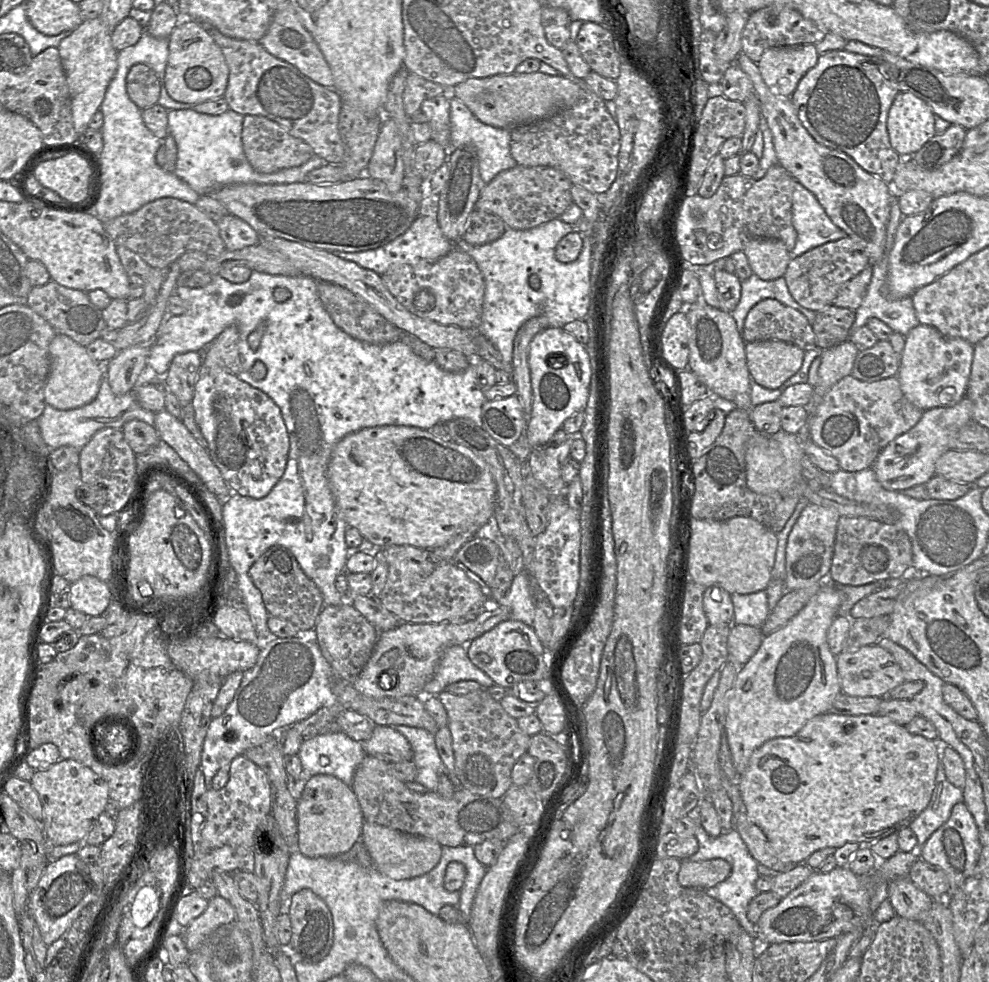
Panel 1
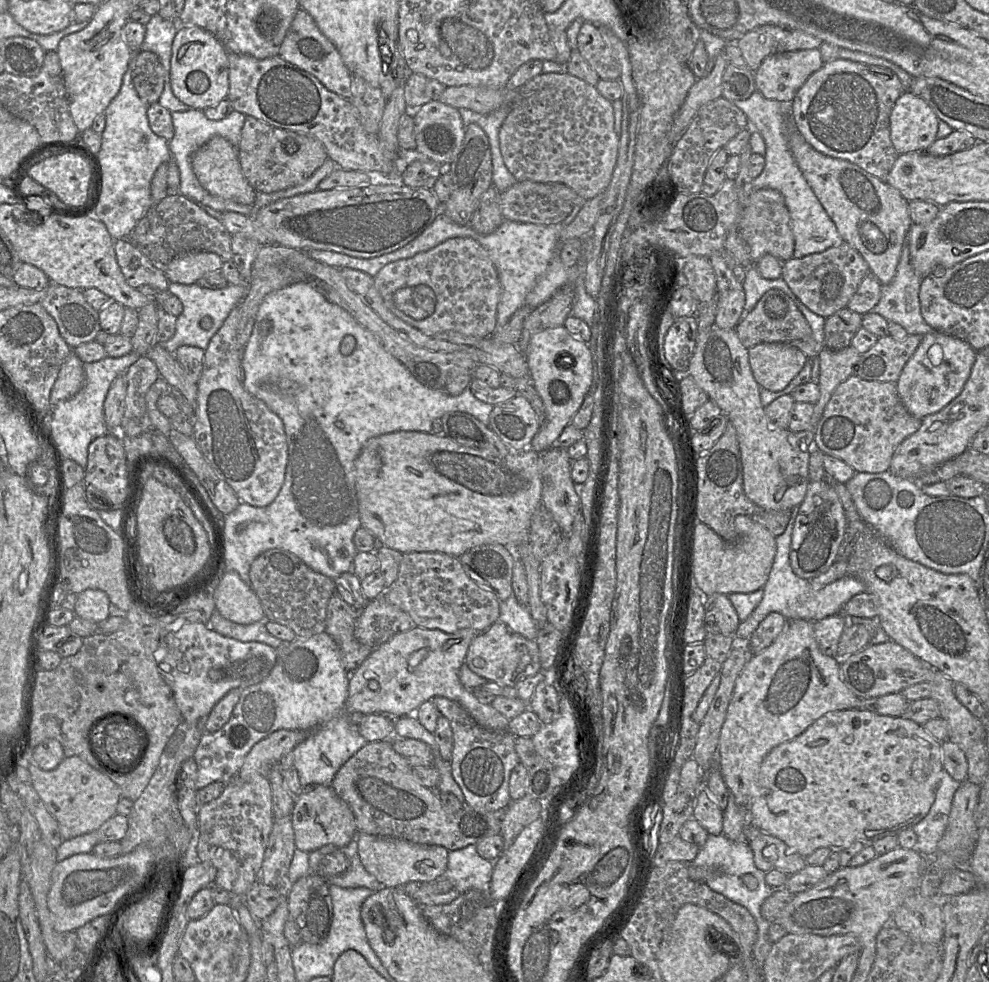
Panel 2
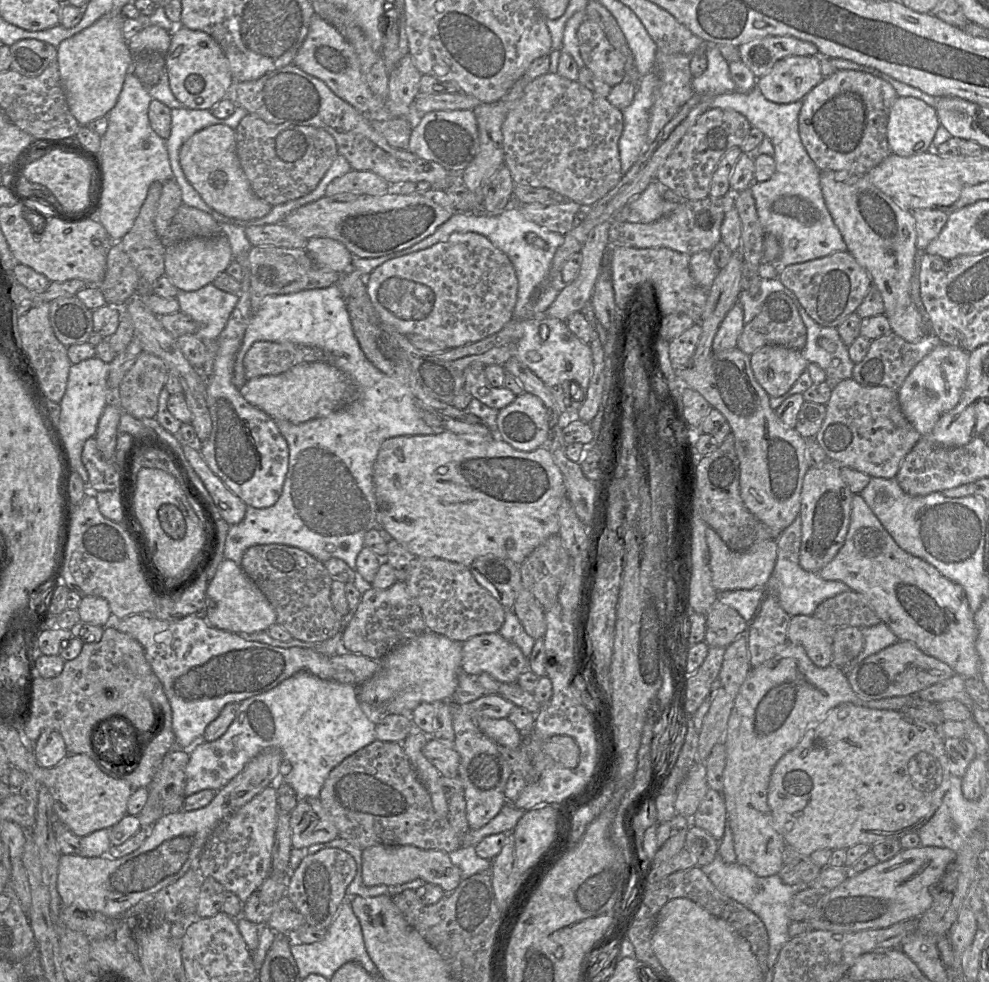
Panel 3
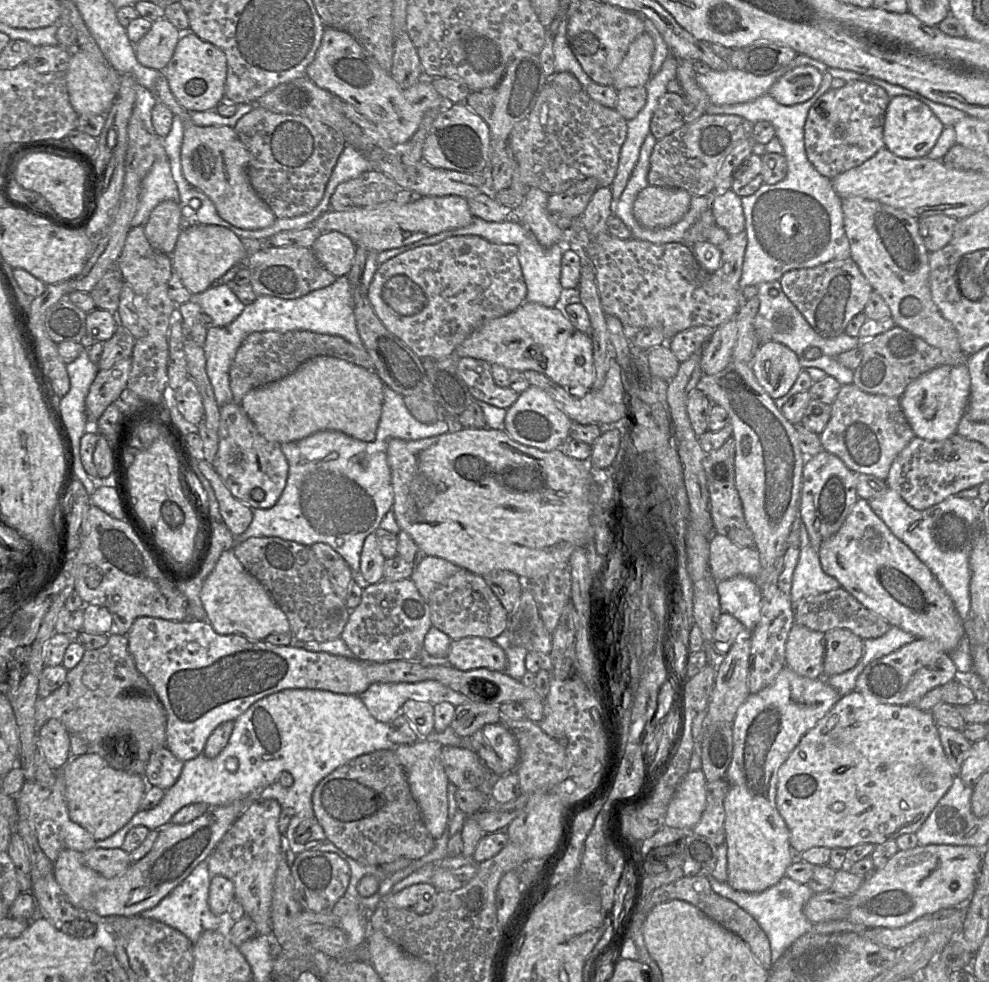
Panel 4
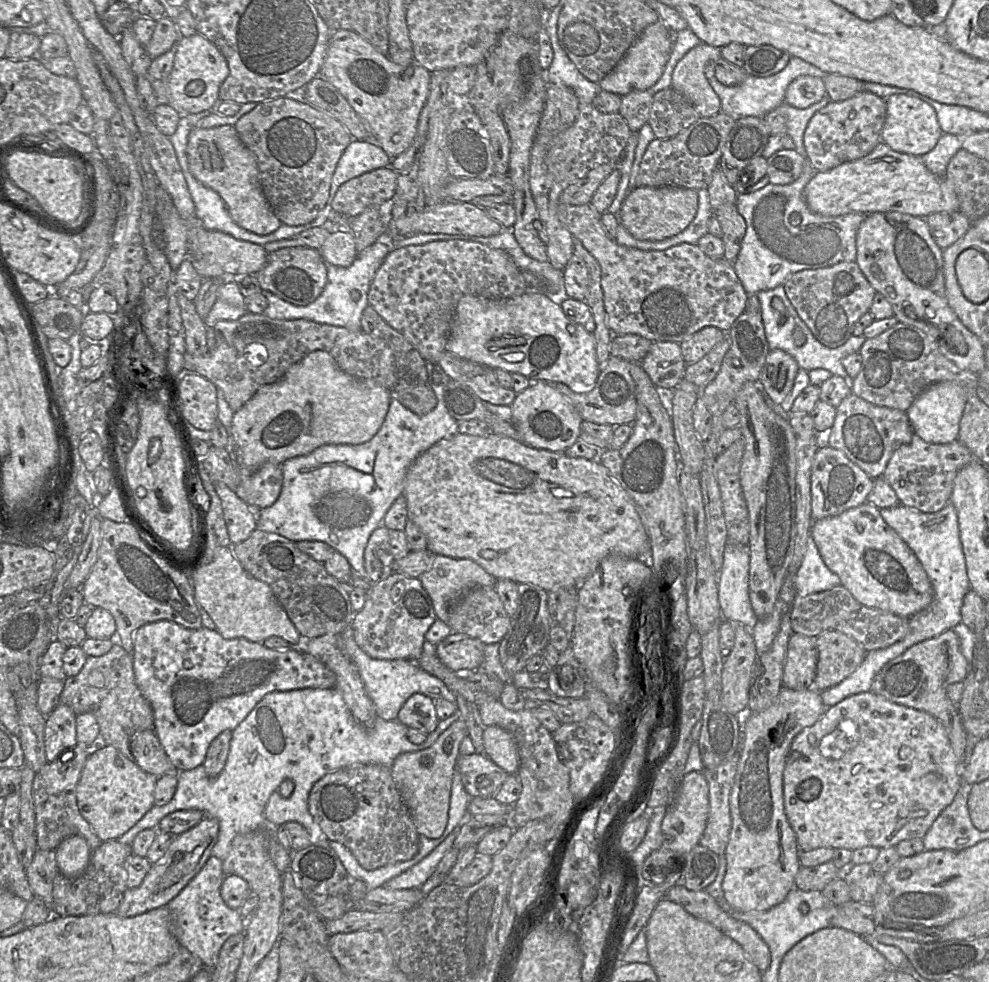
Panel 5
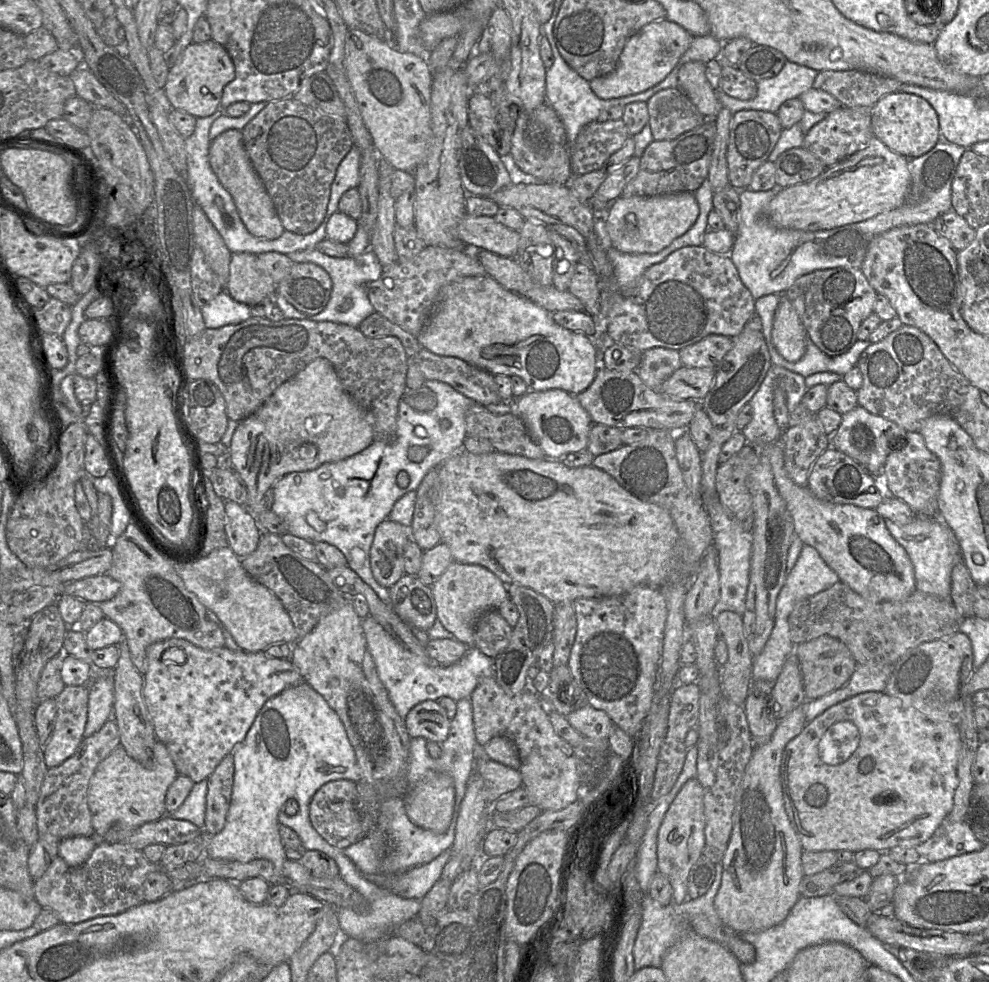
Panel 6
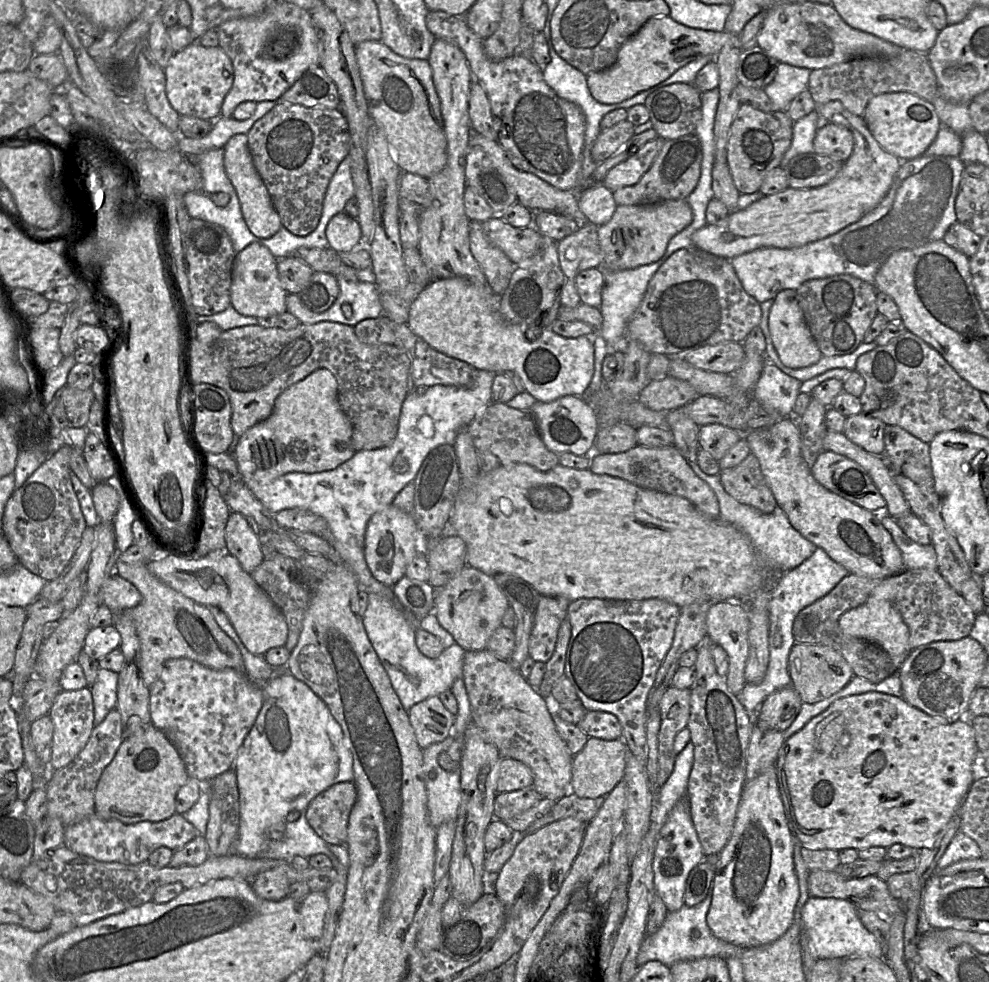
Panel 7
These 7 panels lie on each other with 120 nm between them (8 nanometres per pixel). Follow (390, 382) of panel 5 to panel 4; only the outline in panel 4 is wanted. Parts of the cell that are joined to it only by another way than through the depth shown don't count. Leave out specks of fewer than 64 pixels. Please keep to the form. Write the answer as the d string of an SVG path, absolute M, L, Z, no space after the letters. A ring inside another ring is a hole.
M304 330L284 333L253 332L244 339L230 366L229 379L233 401L240 404L243 397L252 389L285 378L297 370L302 363L316 356L330 356L367 370L374 370L373 361L364 346L356 347L340 336Z

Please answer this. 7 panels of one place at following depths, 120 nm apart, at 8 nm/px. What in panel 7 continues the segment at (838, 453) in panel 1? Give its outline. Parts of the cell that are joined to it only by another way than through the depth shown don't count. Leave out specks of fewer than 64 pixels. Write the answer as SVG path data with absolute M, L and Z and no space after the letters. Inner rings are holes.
M861 412L846 418L843 434L866 452L882 457L885 427L882 421Z

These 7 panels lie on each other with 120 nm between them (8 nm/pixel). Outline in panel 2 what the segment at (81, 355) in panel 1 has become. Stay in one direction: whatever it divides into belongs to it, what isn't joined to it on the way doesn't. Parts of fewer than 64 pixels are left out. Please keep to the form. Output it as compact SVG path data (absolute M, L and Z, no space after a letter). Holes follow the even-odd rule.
M71 350L51 389L51 406L73 397L84 383L83 362Z

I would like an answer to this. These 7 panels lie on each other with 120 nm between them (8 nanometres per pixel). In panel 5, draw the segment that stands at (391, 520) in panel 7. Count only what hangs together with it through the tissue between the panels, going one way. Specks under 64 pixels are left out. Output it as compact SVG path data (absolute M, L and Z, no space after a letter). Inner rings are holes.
M381 524L369 537L364 551L364 567L372 583L378 583L394 573L395 559L390 549L389 530Z

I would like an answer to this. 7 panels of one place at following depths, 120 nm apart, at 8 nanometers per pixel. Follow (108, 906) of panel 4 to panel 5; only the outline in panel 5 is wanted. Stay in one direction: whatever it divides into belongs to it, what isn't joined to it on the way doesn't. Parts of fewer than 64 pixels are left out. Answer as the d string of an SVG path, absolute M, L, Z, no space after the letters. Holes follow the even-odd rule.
M204 817L197 825L186 832L173 836L168 850L151 869L136 888L124 892L118 909L114 912L120 917L133 917L151 910L165 907L198 874L211 856L217 841L219 823L215 818ZM79 835L64 839L56 849L59 872L67 878L78 878L86 870L92 851Z

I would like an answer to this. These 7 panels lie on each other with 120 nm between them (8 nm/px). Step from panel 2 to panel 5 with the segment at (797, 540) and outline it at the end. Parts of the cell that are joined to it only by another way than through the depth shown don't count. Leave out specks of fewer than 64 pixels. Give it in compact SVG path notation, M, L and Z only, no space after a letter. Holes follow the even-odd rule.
M821 444L811 467L811 518L817 521L838 516L844 511L867 502L867 497L874 486L874 479L850 461L845 454L827 444Z

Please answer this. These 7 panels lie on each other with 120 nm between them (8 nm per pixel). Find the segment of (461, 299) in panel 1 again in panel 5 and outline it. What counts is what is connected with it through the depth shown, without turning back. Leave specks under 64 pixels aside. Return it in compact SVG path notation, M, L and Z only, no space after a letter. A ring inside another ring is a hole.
M465 240L408 245L388 253L368 292L368 303L400 332L426 362L437 363L445 352L459 300L465 295L489 299L516 297L528 291L517 265L500 249Z

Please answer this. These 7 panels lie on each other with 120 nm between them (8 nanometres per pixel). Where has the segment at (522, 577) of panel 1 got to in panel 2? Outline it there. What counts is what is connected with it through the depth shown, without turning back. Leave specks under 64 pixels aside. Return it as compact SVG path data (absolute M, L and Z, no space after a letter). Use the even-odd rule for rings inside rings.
M514 594L500 602L499 621L529 640L536 640L538 636L539 629L529 610L518 602Z

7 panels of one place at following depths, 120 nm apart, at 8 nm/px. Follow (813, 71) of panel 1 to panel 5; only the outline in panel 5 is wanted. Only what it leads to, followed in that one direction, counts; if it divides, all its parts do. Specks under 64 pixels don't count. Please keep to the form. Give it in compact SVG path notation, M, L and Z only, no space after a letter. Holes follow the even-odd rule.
M867 91L844 101L830 101L814 114L805 130L803 141L809 163L816 172L826 172L866 156L882 141L885 119L886 99Z

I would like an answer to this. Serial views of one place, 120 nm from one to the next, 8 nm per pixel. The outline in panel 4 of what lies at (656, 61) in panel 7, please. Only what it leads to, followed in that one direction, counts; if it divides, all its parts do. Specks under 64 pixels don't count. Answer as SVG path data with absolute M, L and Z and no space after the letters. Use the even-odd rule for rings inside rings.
M645 31L636 38L613 74L612 87L618 91L627 87L645 86L651 78L654 42Z

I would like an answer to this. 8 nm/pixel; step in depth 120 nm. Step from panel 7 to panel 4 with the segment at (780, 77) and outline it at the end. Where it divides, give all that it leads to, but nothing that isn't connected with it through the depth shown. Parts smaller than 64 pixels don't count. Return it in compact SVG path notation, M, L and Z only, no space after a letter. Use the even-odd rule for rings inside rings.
M798 54L789 64L766 76L756 76L746 70L729 67L725 71L710 70L707 74L697 74L698 85L706 92L715 105L734 105L752 101L768 94L770 87L788 71L803 65L817 68L821 73L827 66L806 55Z

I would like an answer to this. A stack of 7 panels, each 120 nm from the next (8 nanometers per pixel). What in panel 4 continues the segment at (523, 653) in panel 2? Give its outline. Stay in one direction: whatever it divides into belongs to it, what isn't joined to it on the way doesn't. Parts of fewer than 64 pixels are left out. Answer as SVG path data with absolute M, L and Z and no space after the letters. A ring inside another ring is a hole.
M477 636L452 640L446 658L461 671L487 668L503 672L507 666L504 650L493 640Z

